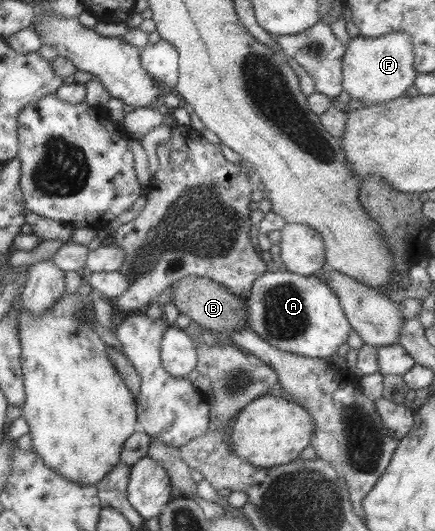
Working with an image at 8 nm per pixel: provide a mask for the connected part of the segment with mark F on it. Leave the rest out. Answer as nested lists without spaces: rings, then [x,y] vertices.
[[[390,31],[380,36],[367,37],[357,34],[348,40],[348,45],[342,57],[341,64],[343,91],[353,101],[359,101],[364,106],[388,102],[404,96],[406,89],[412,86],[415,74],[413,63],[413,44],[409,34],[402,31]]]

